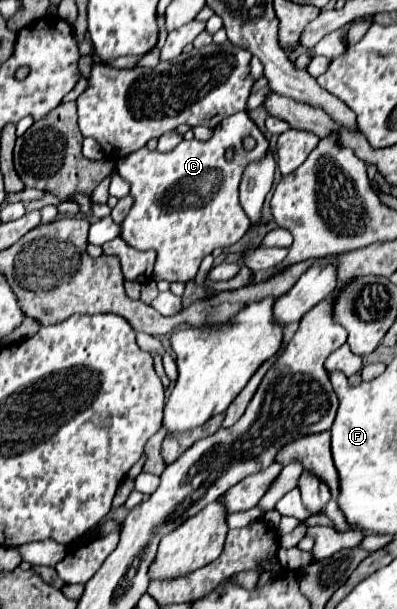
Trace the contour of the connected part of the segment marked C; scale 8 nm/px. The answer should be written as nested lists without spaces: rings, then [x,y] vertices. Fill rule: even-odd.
[[[238,112],[234,116],[228,116],[214,128],[214,136],[208,142],[198,142],[198,140],[182,140],[172,152],[158,152],[158,150],[148,150],[140,148],[138,152],[122,158],[116,162],[118,174],[132,186],[130,194],[134,196],[134,206],[128,212],[128,216],[120,224],[120,238],[130,244],[136,250],[156,250],[156,266],[152,278],[166,280],[166,282],[190,282],[198,274],[200,262],[204,256],[212,254],[214,248],[226,248],[236,244],[246,230],[250,228],[250,220],[246,212],[240,206],[238,200],[238,186],[242,172],[248,162],[260,160],[268,148],[268,140],[264,134],[258,130],[258,126],[248,118],[248,112]],[[244,136],[254,136],[256,148],[244,150],[242,148],[242,138]],[[228,148],[234,148],[232,160],[226,158]]]

